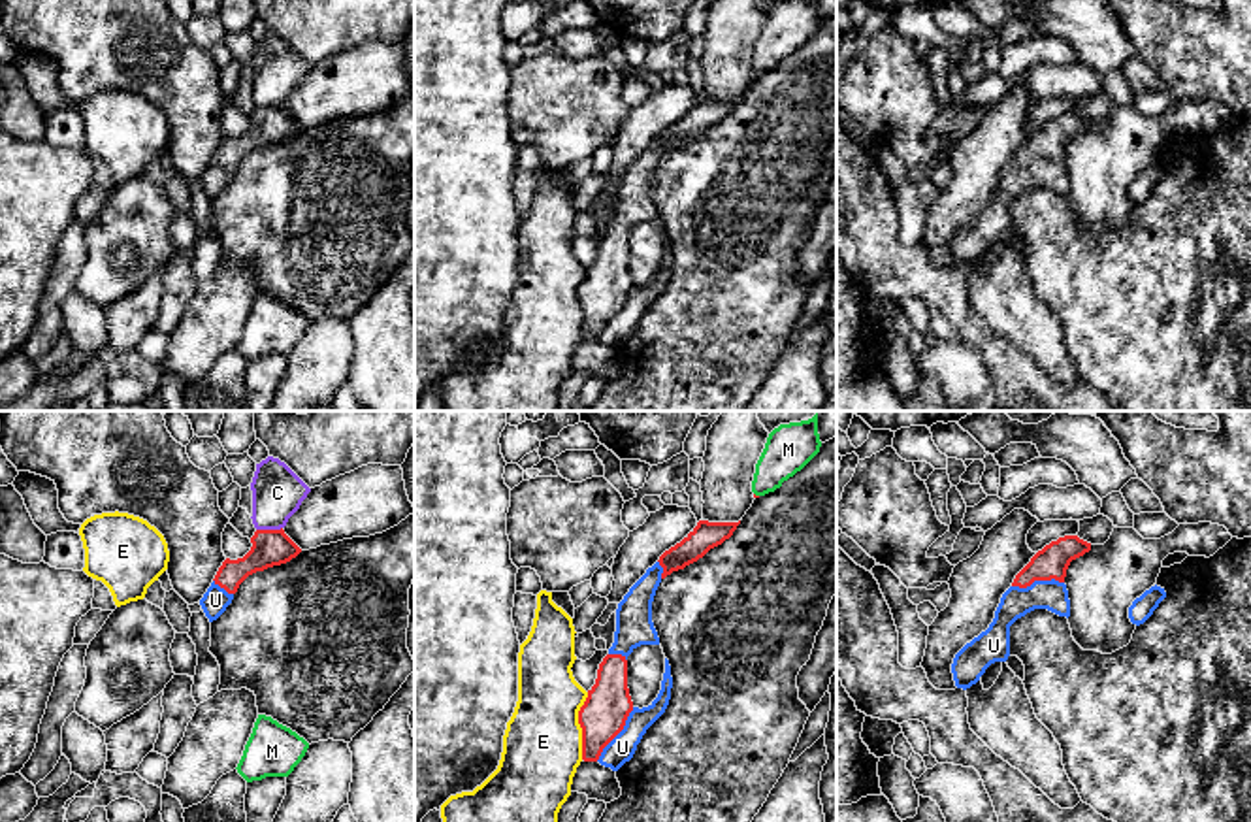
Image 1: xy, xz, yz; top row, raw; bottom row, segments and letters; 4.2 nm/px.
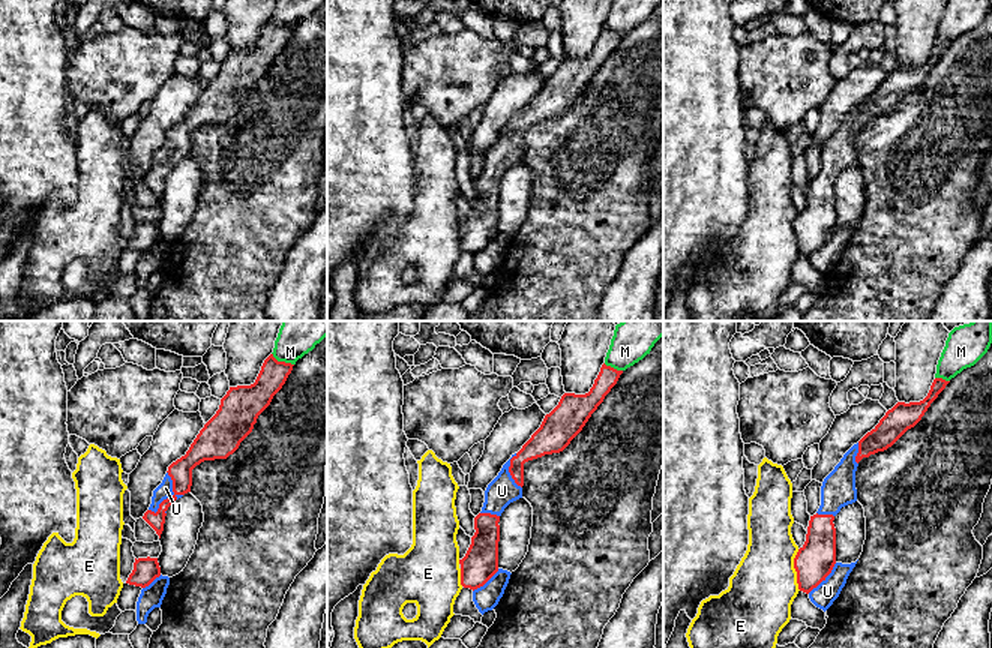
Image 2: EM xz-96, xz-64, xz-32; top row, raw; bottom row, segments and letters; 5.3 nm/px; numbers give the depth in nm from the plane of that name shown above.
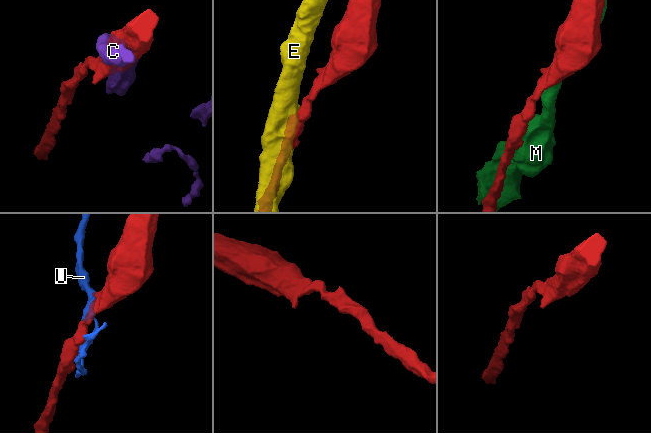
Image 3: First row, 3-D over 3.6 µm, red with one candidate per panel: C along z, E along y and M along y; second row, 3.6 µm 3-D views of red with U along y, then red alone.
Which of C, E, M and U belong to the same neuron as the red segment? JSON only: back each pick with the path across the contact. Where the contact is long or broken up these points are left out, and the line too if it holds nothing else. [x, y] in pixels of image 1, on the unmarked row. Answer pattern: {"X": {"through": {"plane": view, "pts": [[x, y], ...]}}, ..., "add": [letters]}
{"add": ["U"]}

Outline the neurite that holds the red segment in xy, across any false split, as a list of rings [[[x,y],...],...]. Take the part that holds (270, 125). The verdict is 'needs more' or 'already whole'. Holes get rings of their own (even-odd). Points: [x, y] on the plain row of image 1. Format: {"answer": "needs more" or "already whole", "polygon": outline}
{"answer": "needs more", "polygon": [[[283,106],[256,107],[251,121],[252,124],[243,136],[226,136],[222,140],[211,164],[200,177],[209,200],[217,198],[226,189],[239,162],[249,153],[286,141],[301,130],[301,126],[284,111]]]}

